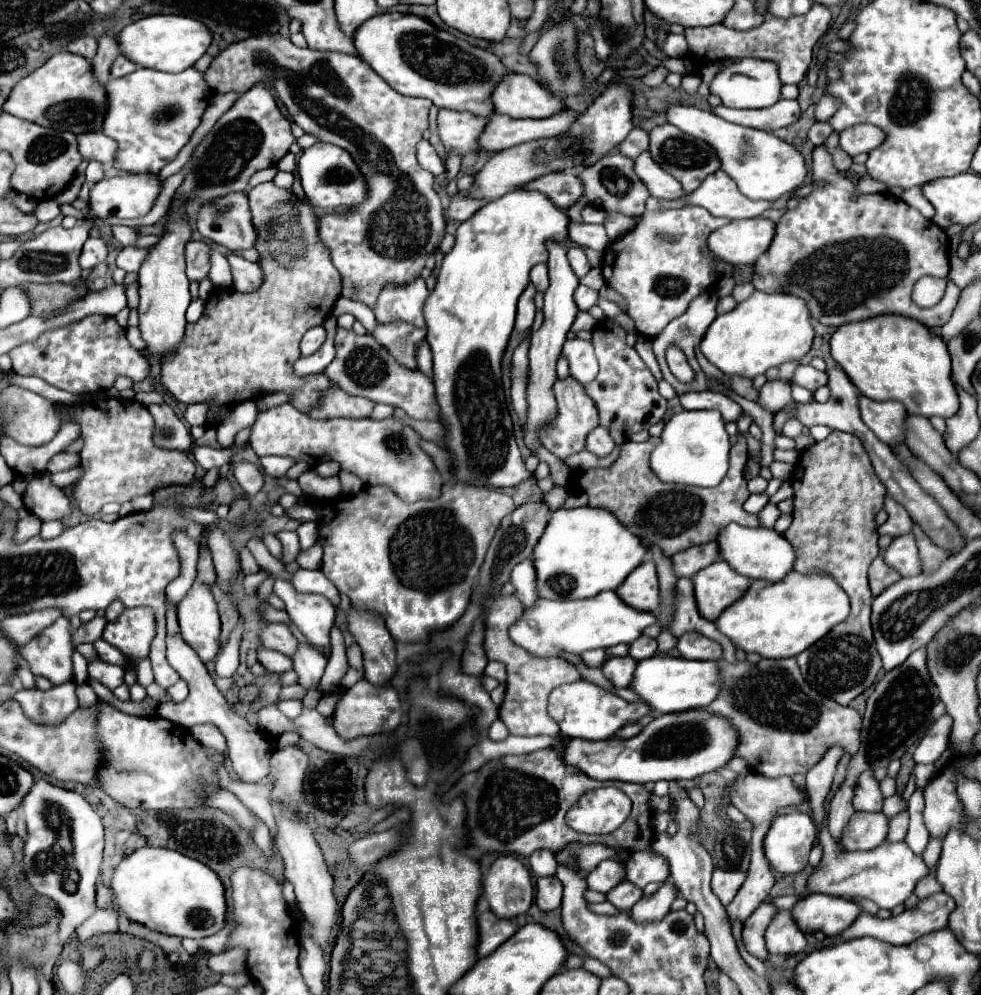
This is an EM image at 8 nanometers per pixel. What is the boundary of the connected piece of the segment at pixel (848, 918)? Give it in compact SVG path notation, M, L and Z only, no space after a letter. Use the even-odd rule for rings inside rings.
M808 895L792 907L792 919L796 919L796 925L806 935L816 931L836 935L844 931L844 927L848 927L860 913L862 909L856 903L830 895Z

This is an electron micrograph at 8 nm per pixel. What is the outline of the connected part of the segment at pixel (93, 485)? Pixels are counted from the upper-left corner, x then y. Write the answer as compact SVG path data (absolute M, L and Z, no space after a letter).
M104 399L94 405L74 405L72 413L84 439L80 451L84 477L74 487L74 497L82 513L96 515L104 503L126 503L138 495L152 493L160 485L192 483L196 467L188 459L188 453L158 449L152 443L154 419L142 403Z

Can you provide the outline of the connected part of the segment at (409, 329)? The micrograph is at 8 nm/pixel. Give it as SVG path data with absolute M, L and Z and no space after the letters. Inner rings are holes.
M392 323L392 325L378 325L374 337L392 353L396 363L408 369L416 369L416 353L426 337L426 329L416 329L408 323Z

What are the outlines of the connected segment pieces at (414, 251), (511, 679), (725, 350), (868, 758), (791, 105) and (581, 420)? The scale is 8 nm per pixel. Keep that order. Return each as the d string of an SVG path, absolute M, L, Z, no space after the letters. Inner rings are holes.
M254 35L252 39L242 39L240 43L232 43L232 47L226 47L224 51L218 53L218 57L214 57L212 65L208 67L206 71L206 81L210 85L210 89L214 93L226 93L226 91L236 91L236 93L246 93L254 83L272 83L274 91L278 93L278 99L284 103L284 107L288 109L288 115L290 119L300 125L306 133L310 135L316 135L320 141L324 143L334 143L342 149L346 149L354 161L358 163L360 171L364 171L364 177L368 179L368 187L370 187L370 193L368 193L368 199L356 207L356 209L350 209L346 213L330 213L330 215L324 215L320 221L318 221L318 237L320 241L324 243L324 247L328 247L330 251L330 259L334 263L334 267L338 267L340 275L342 275L342 283L344 283L344 289L342 289L342 297L346 299L352 299L352 301L362 301L366 303L370 309L376 307L376 299L382 291L382 287L386 285L408 285L412 279L418 279L420 271L424 269L424 263L430 255L436 253L442 237L444 237L444 229L446 229L446 223L442 219L442 203L440 203L440 197L438 193L434 191L434 175L426 169L420 167L418 159L416 159L416 145L418 141L422 139L422 133L428 131L428 109L432 107L432 103L428 99L418 99L418 97L406 97L406 95L400 95L396 93L382 77L378 77L364 61L360 61L356 55L344 55L344 53L338 53L338 51L312 51L312 49L300 49L296 47L288 37L282 37L282 35Z
M496 597L488 619L486 619L486 637L484 637L484 649L488 659L502 661L508 671L508 681L506 681L506 699L500 705L500 719L504 725L508 725L510 735L556 735L560 729L556 727L556 721L550 719L546 711L548 695L552 689L564 685L564 683L574 683L576 681L576 667L568 663L562 657L552 657L552 659L540 659L512 643L508 637L508 627L522 615L524 605L516 597Z
M754 291L746 301L738 303L736 309L714 319L700 343L700 351L722 373L754 379L770 367L804 357L812 347L812 339L814 327L810 323L808 309L804 309L804 299L784 293L768 295Z
M926 647L916 649L900 667L888 671L876 685L872 695L868 697L866 703L866 713L864 713L864 723L862 723L862 735L860 735L860 751L852 755L848 769L846 769L846 779L840 785L840 789L834 793L830 801L830 811L828 811L828 829L832 837L838 841L842 829L846 827L848 819L854 813L852 807L852 787L856 787L858 775L864 771L874 771L880 767L888 767L892 759L900 759L904 751L918 743L928 727L942 717L944 703L940 703L936 685L932 683L928 675L928 665L926 665Z
M780 99L778 103L774 103L768 109L728 109L728 107L714 107L712 113L716 113L718 117L732 121L736 125L744 125L744 127L752 127L752 129L764 129L764 131L774 131L780 127L788 127L794 121L798 121L800 117L800 107L798 101L788 101L788 99Z
M572 377L556 379L554 395L556 395L556 403L558 403L558 413L556 413L556 419L552 421L552 425L548 429L548 437L544 441L544 447L550 453L554 453L556 457L564 459L564 457L584 449L588 433L598 427L598 411L596 411L596 403L592 403L592 399L588 399L584 385L580 385Z

